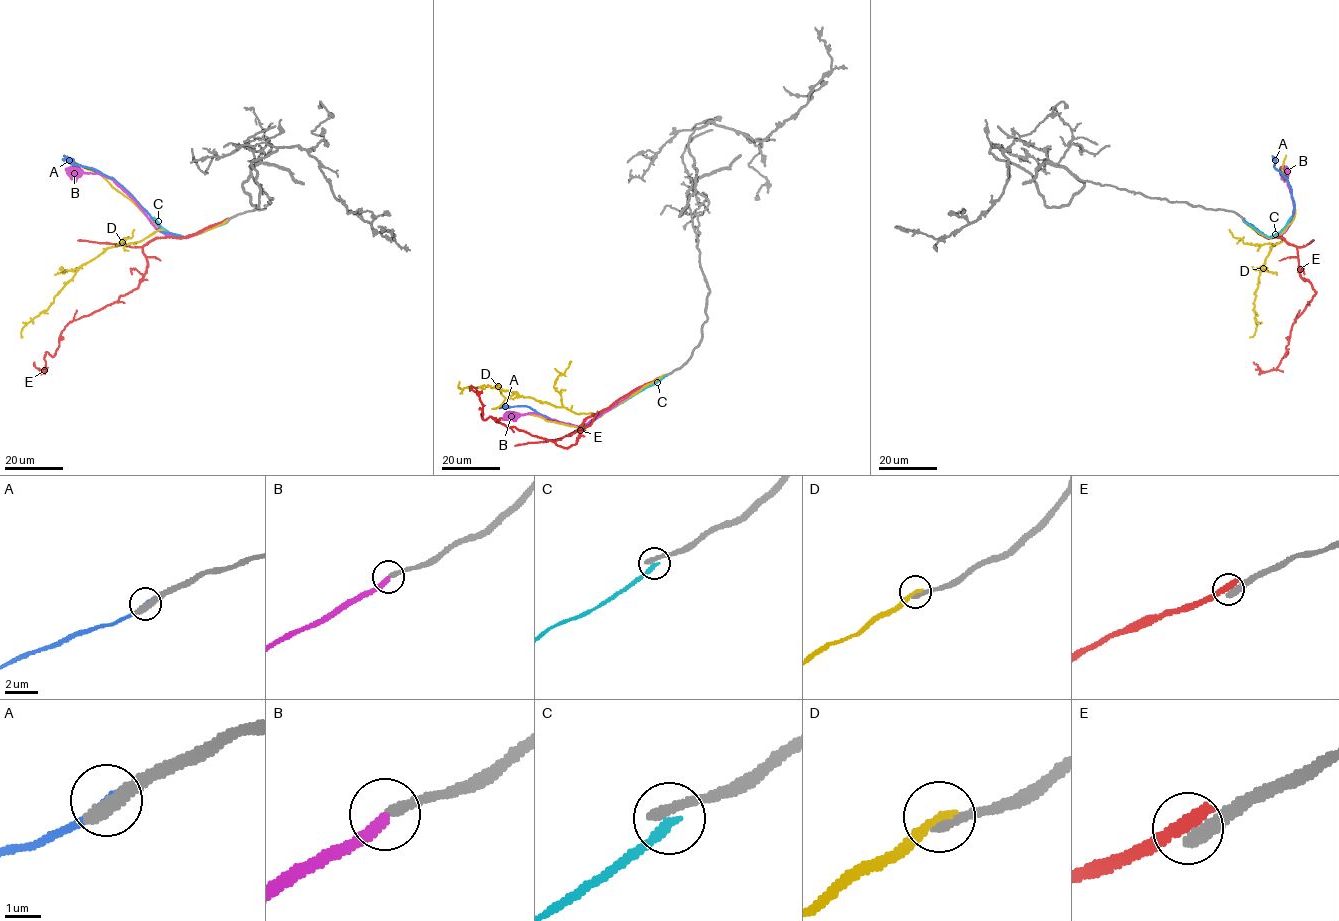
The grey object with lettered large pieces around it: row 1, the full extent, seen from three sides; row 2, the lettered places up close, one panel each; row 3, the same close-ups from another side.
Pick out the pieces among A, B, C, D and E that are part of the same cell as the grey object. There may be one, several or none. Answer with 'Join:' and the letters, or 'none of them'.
Join: B

